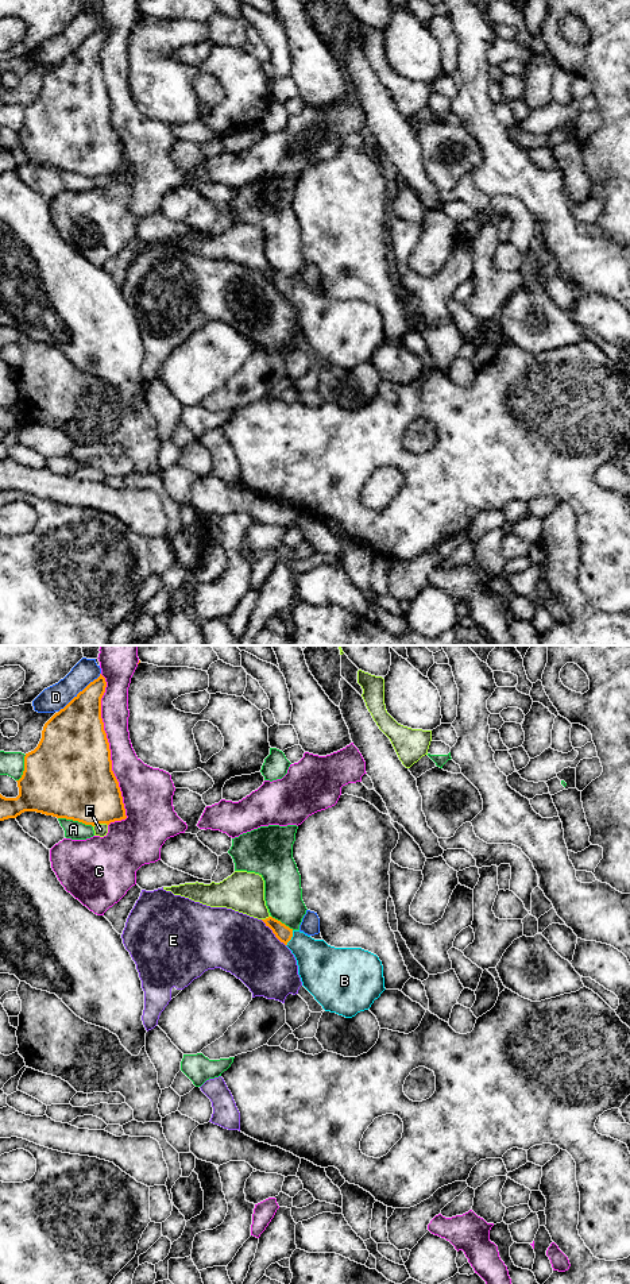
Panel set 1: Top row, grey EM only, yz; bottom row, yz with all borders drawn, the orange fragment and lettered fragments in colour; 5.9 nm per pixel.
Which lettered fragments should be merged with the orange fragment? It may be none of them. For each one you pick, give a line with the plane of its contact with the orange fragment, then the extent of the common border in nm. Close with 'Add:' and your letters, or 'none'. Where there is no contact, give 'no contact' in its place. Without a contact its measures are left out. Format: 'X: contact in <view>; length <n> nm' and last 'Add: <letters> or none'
B: contact in yz; length 100 nm
Add: B

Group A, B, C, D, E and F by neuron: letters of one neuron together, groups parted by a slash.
A / B / C / D / E / F

